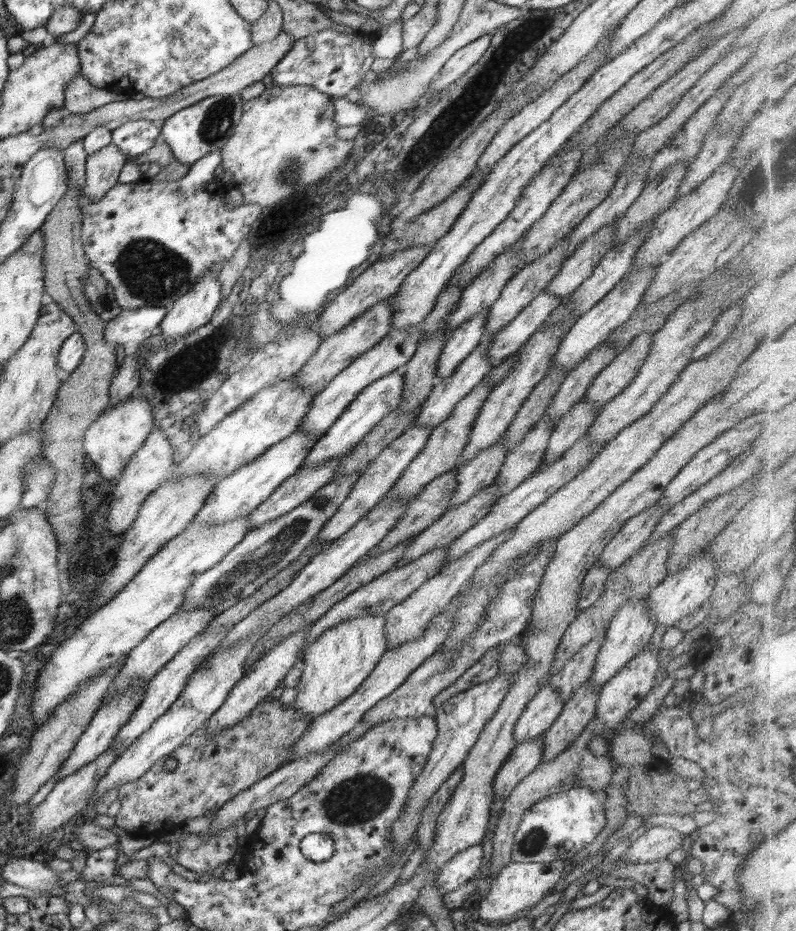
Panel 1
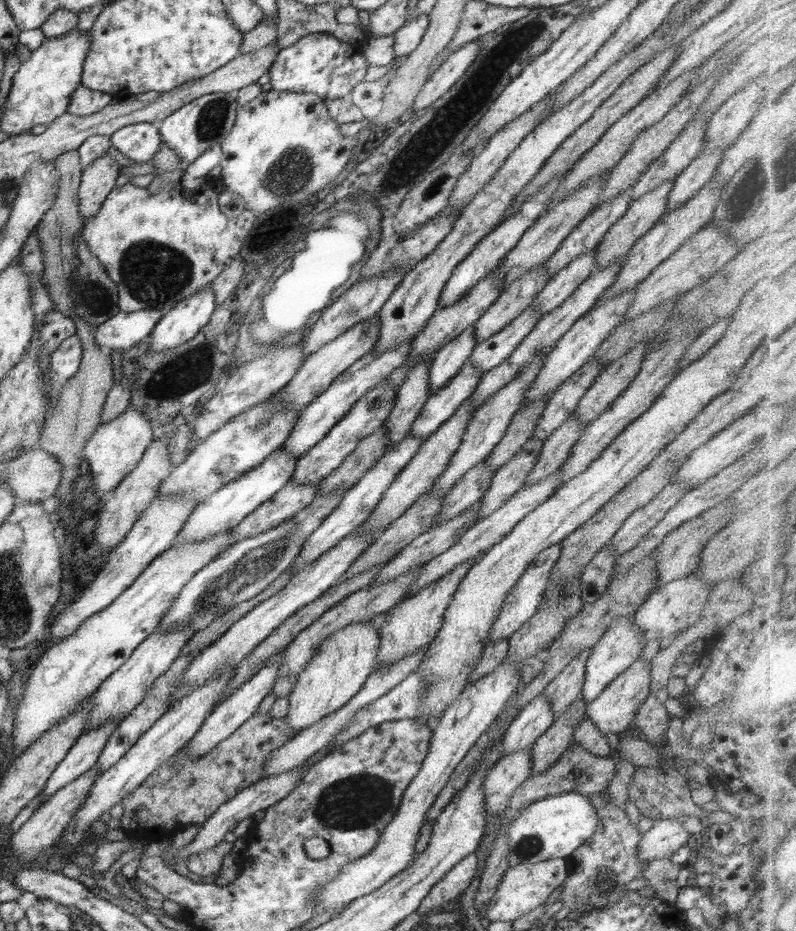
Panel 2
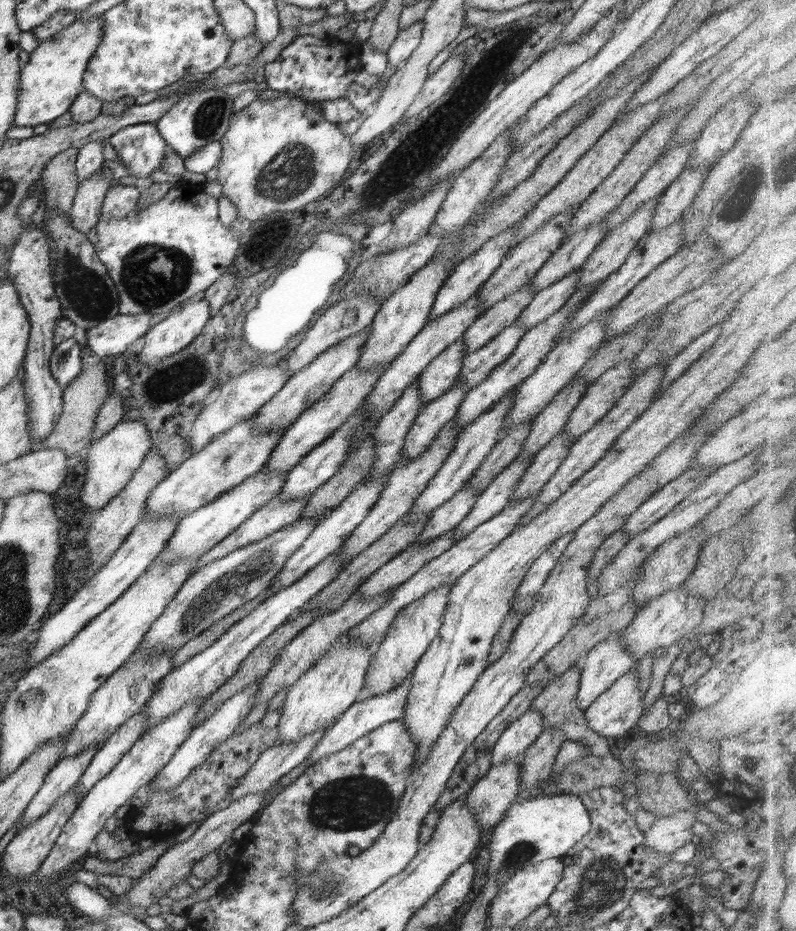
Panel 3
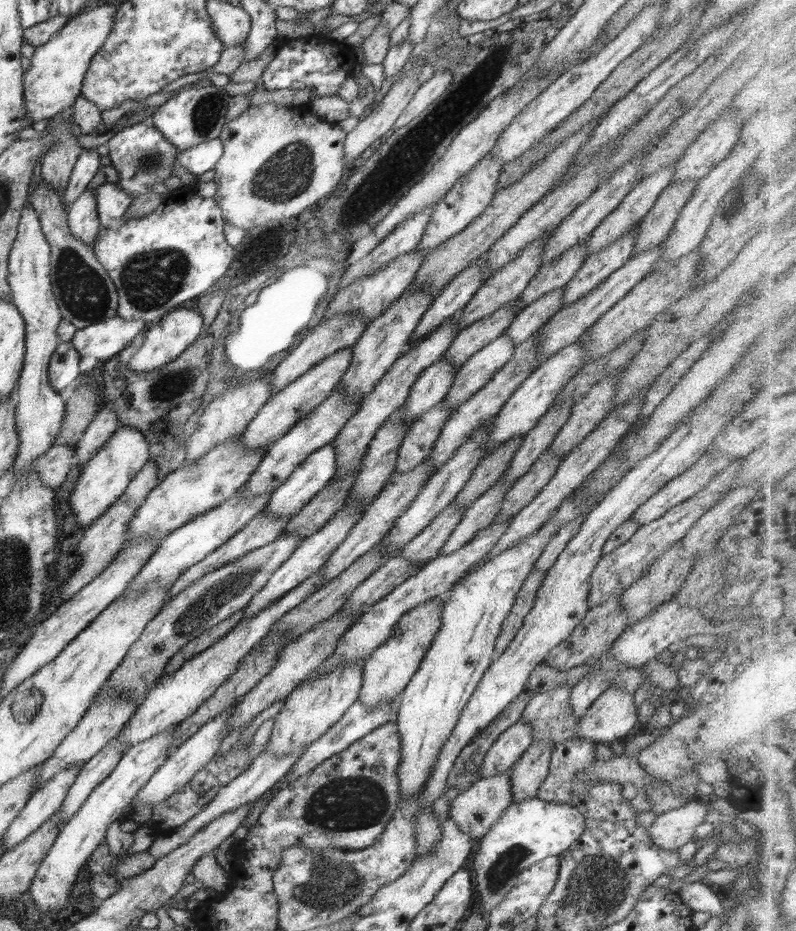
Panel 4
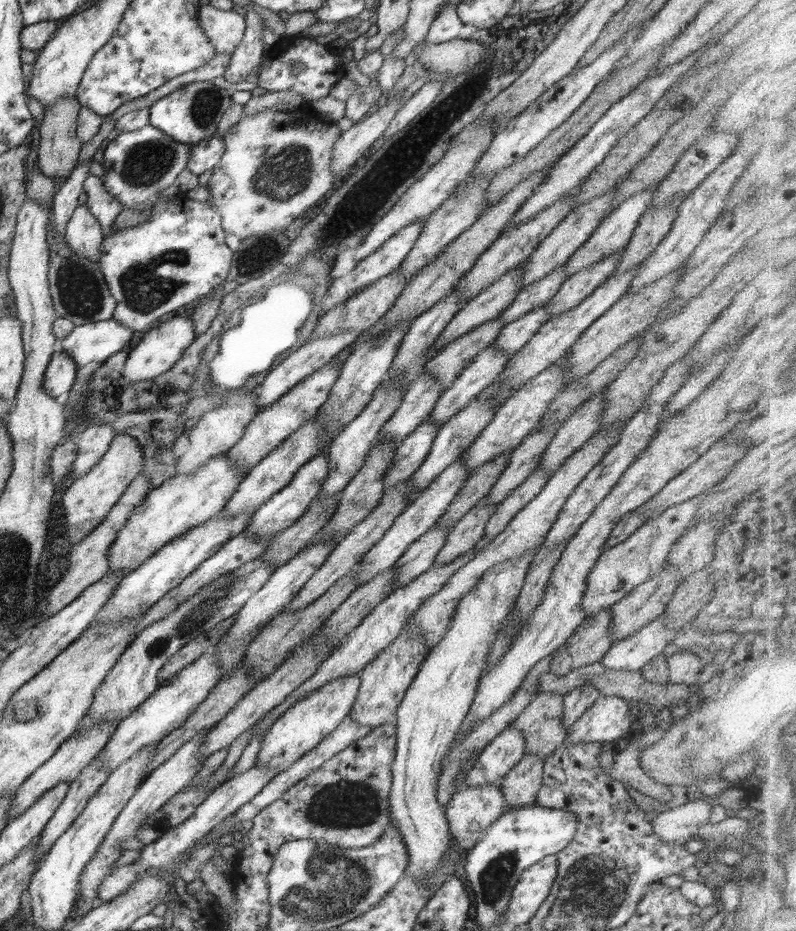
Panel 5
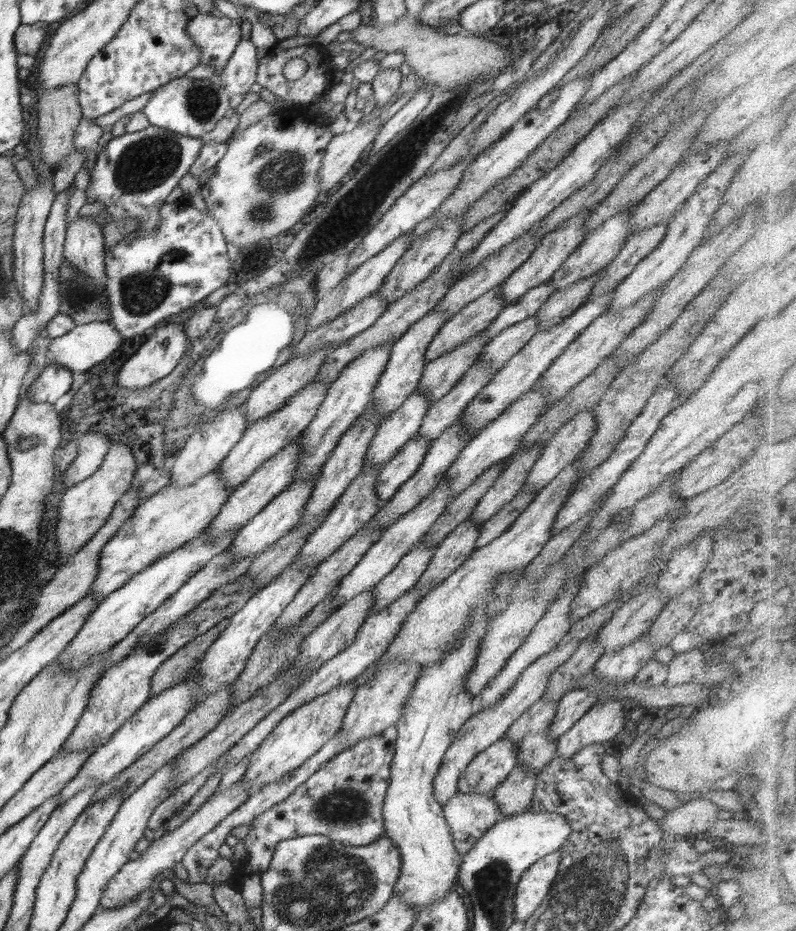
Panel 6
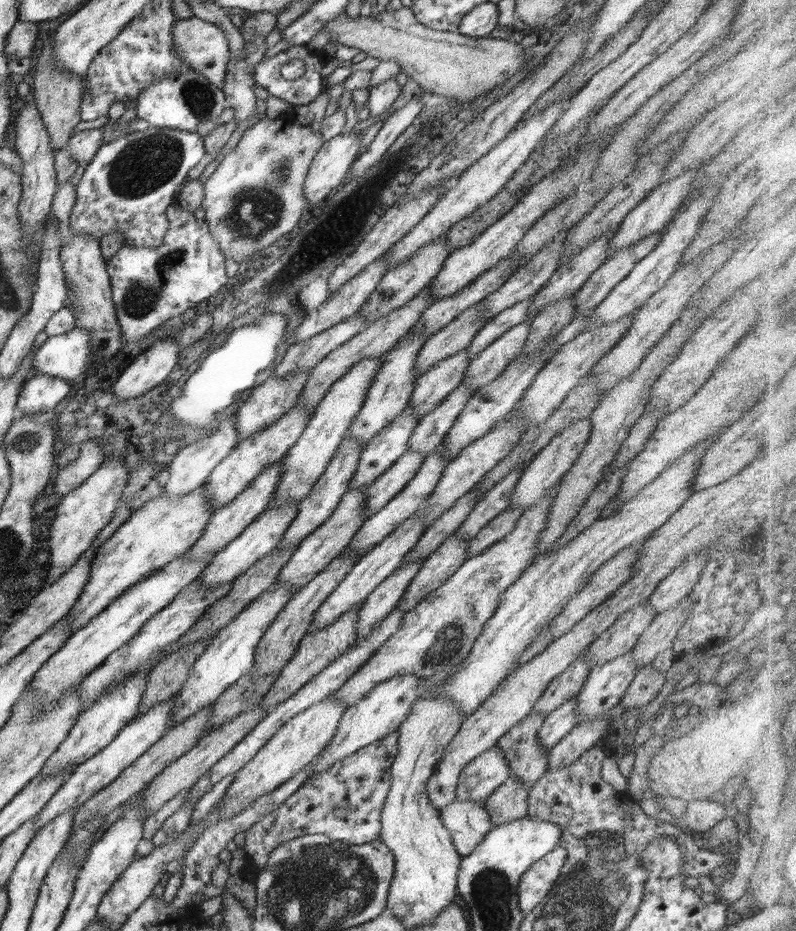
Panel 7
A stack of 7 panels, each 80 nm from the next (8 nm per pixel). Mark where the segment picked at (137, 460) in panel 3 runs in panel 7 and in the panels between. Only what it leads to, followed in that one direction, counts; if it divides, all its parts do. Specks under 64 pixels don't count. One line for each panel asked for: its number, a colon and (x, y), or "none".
4: (103, 479)
5: (86, 503)
6: (84, 509)
7: (83, 513)

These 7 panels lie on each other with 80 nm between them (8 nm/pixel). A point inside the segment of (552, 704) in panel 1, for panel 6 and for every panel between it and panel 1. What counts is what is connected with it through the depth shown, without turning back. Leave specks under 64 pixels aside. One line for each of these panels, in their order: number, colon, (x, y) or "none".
2: (531, 721)
3: (521, 733)
4: (505, 751)
5: (500, 756)
6: (488, 769)

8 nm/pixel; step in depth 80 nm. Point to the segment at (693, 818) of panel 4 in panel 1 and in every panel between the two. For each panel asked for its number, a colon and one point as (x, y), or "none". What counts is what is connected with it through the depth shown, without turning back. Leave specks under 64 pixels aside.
1: (657, 842)
2: (666, 835)
3: (667, 834)

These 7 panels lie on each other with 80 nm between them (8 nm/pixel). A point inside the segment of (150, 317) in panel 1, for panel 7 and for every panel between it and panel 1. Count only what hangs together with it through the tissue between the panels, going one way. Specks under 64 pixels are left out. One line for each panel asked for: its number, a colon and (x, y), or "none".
2: (124, 330)
3: (111, 337)
4: (104, 340)
5: (94, 341)
6: (86, 345)
7: (66, 356)

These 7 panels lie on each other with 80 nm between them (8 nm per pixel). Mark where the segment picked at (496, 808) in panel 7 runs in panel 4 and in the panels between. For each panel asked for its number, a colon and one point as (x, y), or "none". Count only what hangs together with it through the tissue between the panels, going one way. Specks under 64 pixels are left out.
4: (527, 775)
5: (520, 786)
6: (514, 796)

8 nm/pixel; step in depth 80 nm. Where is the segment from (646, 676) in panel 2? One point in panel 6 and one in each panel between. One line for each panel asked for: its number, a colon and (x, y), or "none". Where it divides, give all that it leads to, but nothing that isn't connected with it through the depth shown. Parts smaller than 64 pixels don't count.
3: (614, 712)
4: (613, 714)
5: (609, 718)
6: (603, 721)

